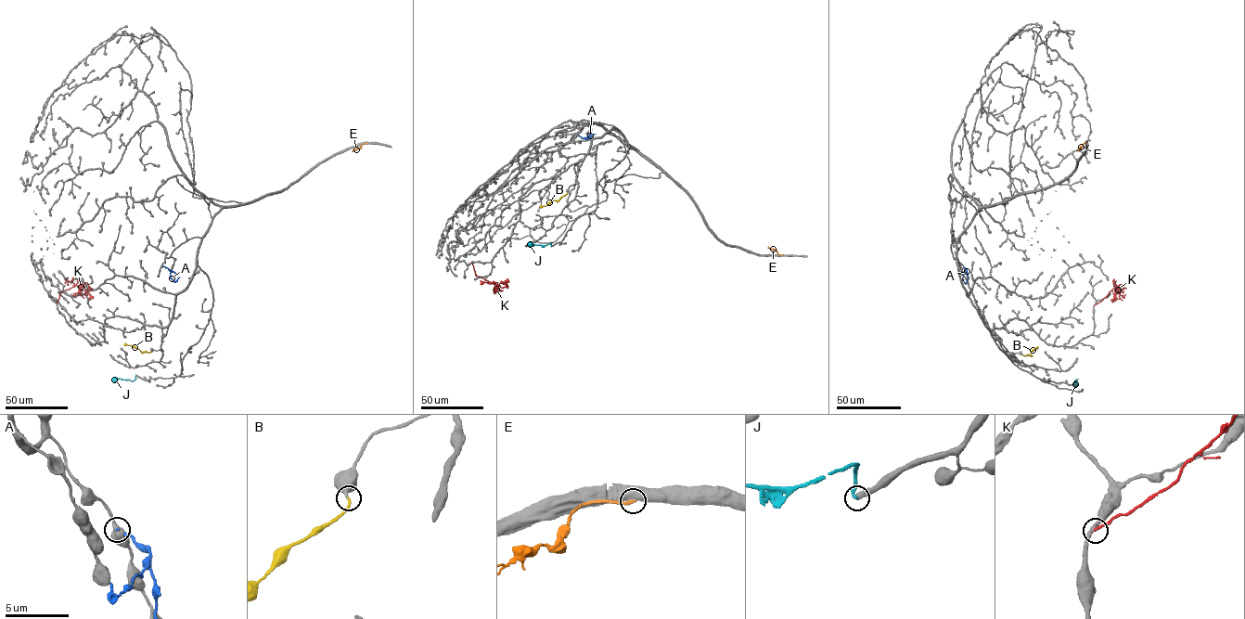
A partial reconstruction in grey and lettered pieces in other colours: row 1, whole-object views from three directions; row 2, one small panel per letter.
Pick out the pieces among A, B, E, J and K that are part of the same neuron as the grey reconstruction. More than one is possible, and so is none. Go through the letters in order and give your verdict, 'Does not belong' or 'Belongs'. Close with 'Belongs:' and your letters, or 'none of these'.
A: Does not belong
B: Belongs
E: Does not belong
J: Does not belong
K: Does not belong
Belongs: B

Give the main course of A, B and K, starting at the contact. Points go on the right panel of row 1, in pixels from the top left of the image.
A: (964, 267), (967, 269), (968, 281), (965, 283), (962, 278)
B: (1021, 354), (1030, 355), (1038, 346)
K: (1095, 305), (1120, 284), (1120, 291), (1114, 289), (1114, 299)

